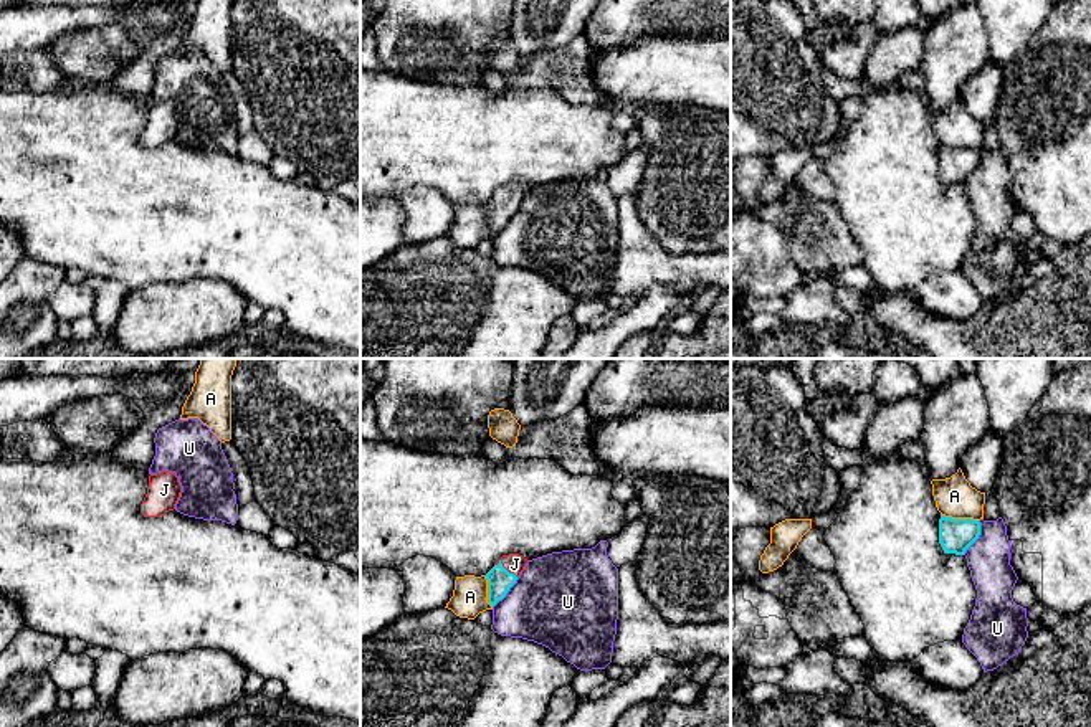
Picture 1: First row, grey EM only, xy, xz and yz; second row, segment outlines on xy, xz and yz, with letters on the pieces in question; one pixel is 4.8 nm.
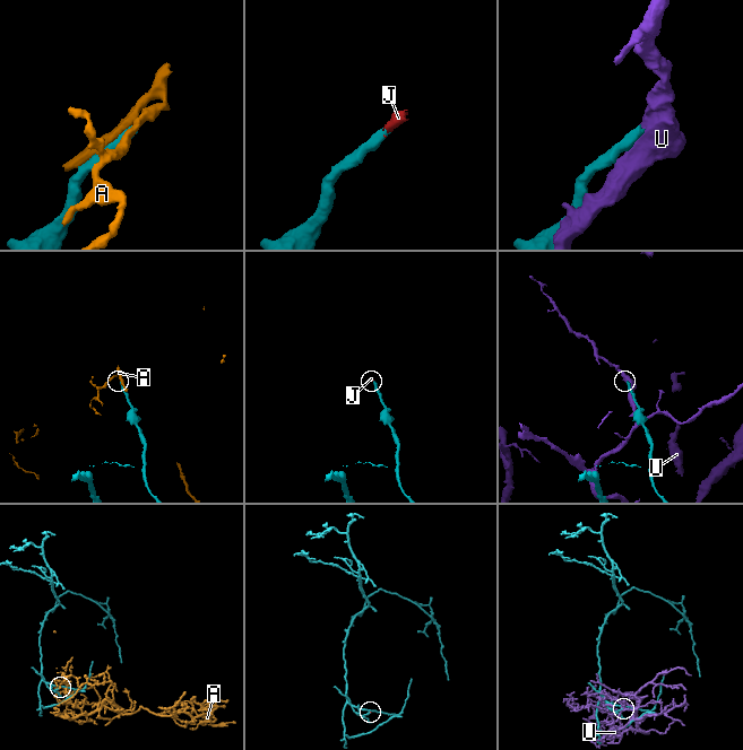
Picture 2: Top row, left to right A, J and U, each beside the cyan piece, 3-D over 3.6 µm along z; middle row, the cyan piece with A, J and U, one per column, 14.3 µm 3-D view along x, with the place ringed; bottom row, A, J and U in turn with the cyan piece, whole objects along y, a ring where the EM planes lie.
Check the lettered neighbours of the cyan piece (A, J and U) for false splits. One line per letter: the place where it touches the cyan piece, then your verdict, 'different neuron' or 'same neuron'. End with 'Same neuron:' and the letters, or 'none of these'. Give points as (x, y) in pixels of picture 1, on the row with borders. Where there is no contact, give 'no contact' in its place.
A: meets cyan in yz at (959, 519); different neuron
J: meets cyan in xz at (505, 569); same neuron
U: meets cyan in yz at (977, 537); different neuron
Same neuron: J

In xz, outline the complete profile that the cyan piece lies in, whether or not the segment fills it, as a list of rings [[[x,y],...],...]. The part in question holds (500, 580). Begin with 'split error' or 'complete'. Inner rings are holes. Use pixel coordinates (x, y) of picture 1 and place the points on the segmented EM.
split error; [[[519,554],[503,555],[484,575],[488,580],[488,603],[494,606],[516,583],[529,560]]]

